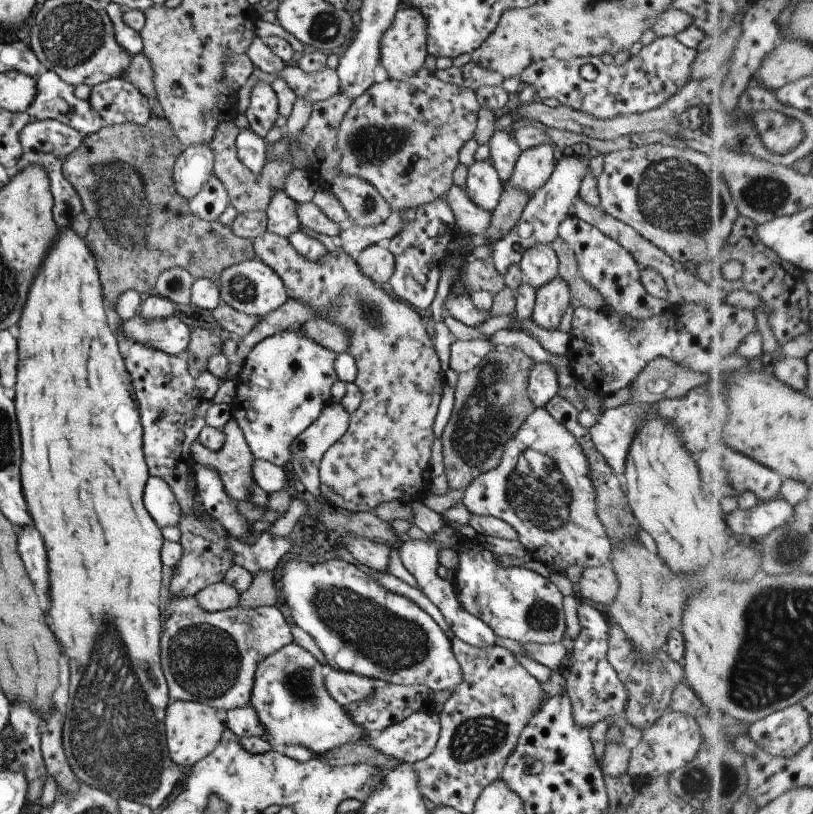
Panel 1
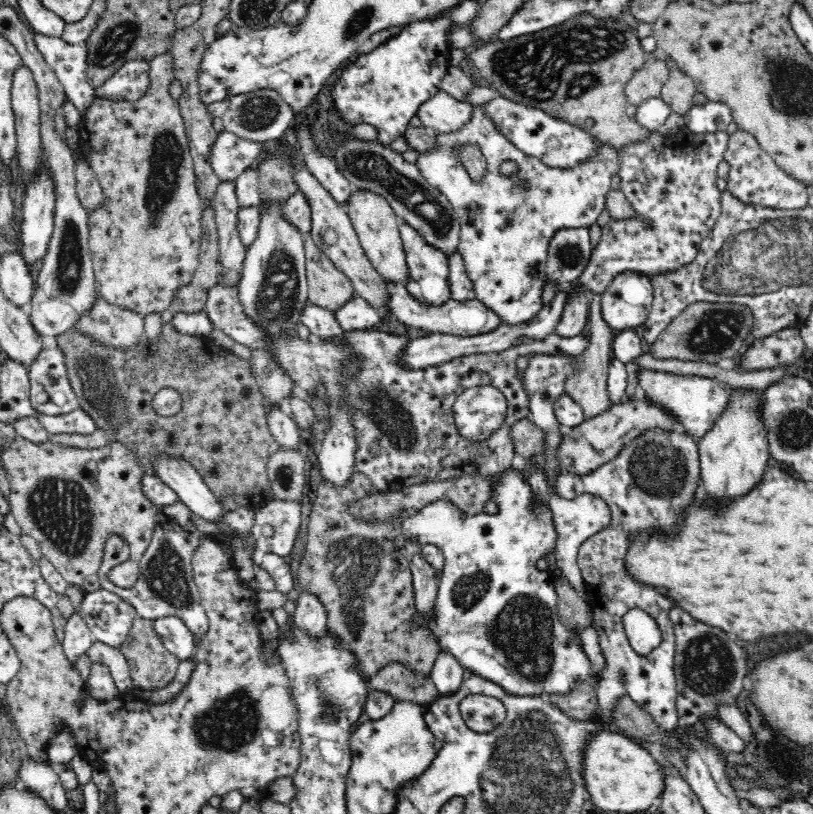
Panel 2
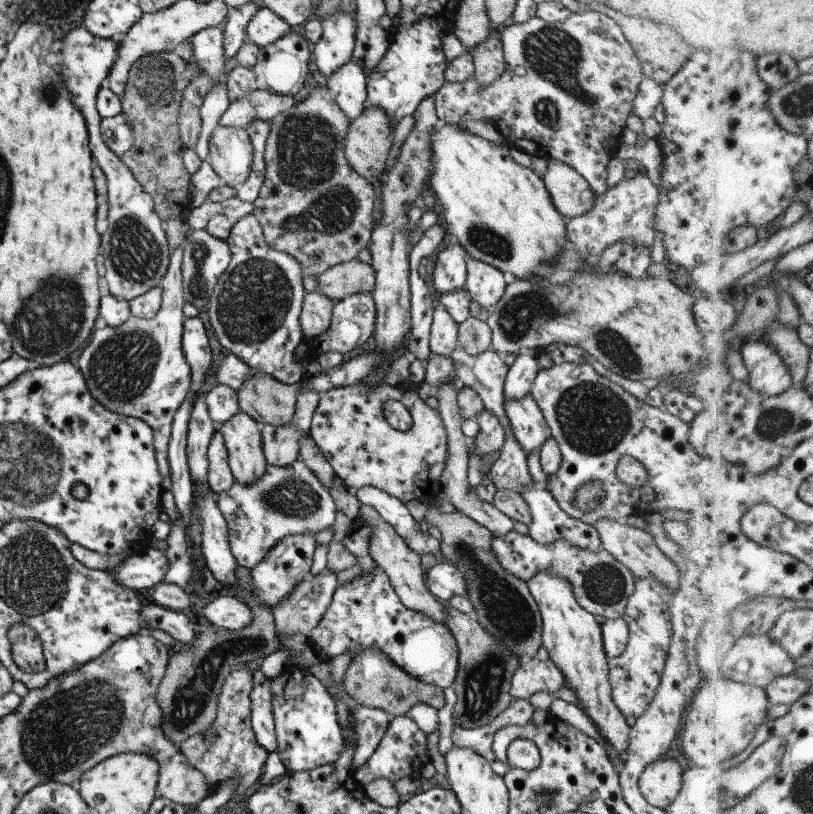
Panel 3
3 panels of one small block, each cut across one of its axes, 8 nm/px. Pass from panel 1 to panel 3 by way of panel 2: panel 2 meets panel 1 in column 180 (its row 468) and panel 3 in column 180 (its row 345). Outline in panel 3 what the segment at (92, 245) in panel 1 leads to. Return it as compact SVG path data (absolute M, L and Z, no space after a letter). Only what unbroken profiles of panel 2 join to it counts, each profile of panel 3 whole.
M174 51L151 53L145 56L139 56L127 77L125 90L120 98L121 113L130 129L133 131L132 147L119 155L119 160L131 172L133 178L137 180L141 190L149 195L154 202L155 212L164 223L171 217L186 216L186 213L192 208L191 198L189 198L189 179L190 174L185 170L181 160L183 154L183 144L177 130L177 116L179 116L179 103L183 96L183 89L187 86L190 78L185 76L186 62L183 62Z

